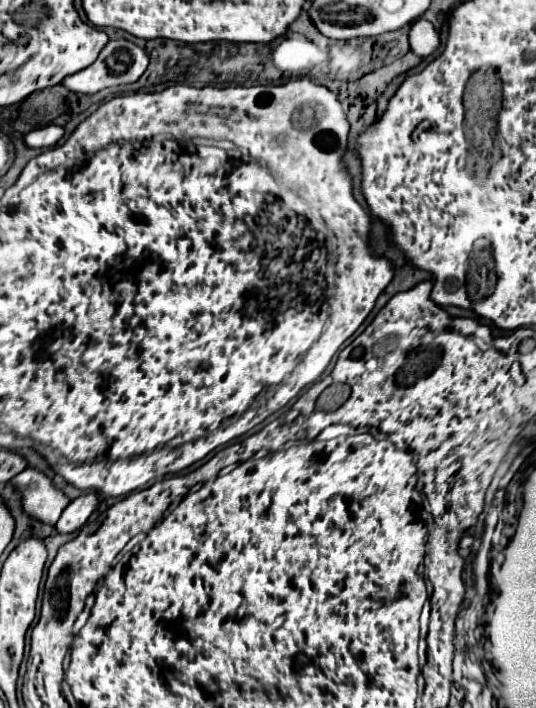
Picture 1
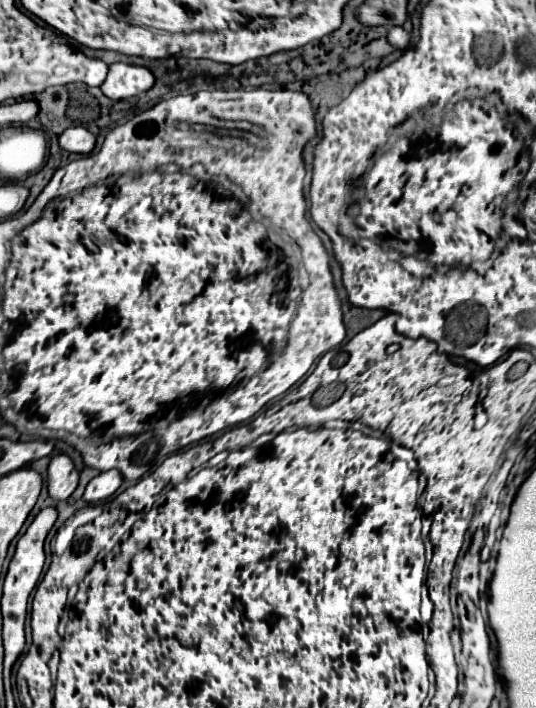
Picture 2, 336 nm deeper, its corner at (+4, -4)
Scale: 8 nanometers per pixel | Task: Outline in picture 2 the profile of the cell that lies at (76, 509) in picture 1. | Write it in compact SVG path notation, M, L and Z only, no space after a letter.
M112 469L112 471L104 471L100 475L96 475L88 485L86 485L86 491L84 491L84 501L86 503L96 503L96 501L102 501L102 499L108 499L122 483L122 475Z

